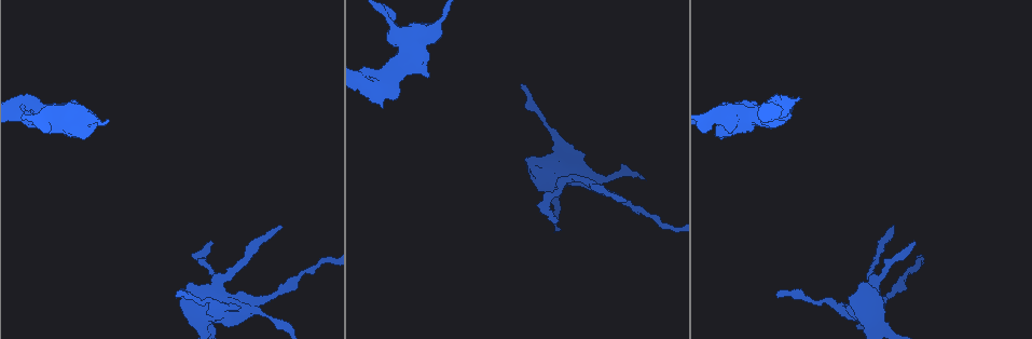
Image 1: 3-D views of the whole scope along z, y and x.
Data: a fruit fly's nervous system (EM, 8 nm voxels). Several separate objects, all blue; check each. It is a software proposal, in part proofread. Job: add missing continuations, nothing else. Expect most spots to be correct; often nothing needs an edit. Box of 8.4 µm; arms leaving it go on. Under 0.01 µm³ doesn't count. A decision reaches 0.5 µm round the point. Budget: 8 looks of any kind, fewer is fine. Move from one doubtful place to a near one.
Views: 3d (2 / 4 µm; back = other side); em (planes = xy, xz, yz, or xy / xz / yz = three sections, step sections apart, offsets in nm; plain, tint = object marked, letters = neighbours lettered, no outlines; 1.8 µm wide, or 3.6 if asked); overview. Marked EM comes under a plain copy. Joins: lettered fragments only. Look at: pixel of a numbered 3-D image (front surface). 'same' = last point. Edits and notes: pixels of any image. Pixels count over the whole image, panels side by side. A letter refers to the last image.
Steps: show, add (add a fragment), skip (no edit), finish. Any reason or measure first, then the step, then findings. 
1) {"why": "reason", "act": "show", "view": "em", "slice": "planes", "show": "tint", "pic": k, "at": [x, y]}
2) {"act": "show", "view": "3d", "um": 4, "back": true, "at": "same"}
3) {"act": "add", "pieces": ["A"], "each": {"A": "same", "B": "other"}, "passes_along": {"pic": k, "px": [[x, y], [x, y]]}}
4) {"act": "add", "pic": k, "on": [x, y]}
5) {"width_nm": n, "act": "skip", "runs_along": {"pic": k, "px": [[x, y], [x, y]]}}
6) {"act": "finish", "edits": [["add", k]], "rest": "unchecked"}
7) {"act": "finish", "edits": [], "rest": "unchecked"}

{"why": "tapers out", "act": "show", "view": "3d", "um": 2, "pic": 1, "at": [913, 241]}

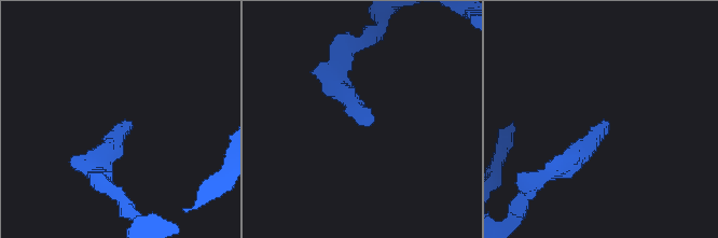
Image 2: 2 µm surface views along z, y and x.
{"act": "show", "view": "em", "slice": "planes", "show": "letters", "pic": 2, "at": [364, 126]}

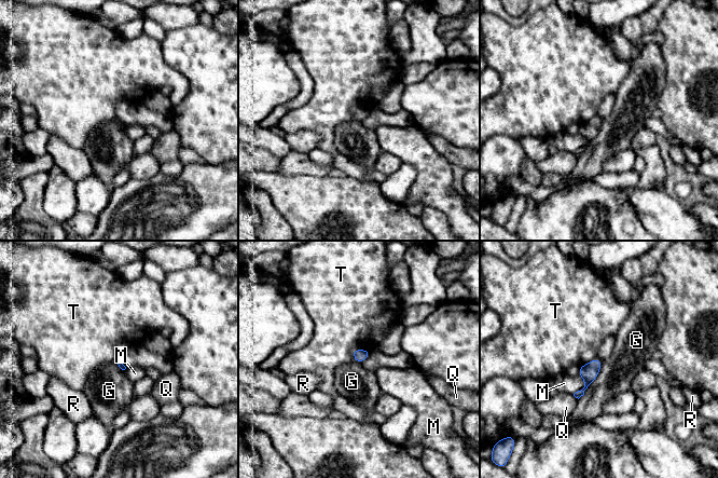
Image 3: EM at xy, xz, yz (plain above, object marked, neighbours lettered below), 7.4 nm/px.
{"act": "skip", "each": {"G": "other", "M": "other", "Q": "other", "R": "other", "T": "other"}, "border": {"pic": 3, "px": [[602, 362], [596, 378], [578, 399]]}, "found": "none of them fits"}

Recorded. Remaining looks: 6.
{"why": "thin end", "act": "show", "view": "em", "slice": "yz", "step": 4, "show": "tint", "pic": 1, "at": [279, 225]}

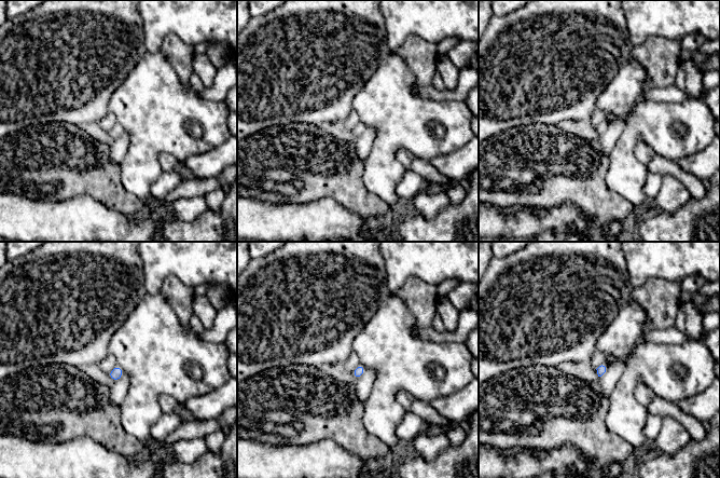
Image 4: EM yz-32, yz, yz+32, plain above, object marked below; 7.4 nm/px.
{"why": "another direction", "act": "show", "view": "em", "slice": "planes", "show": "letters", "at": "same"}

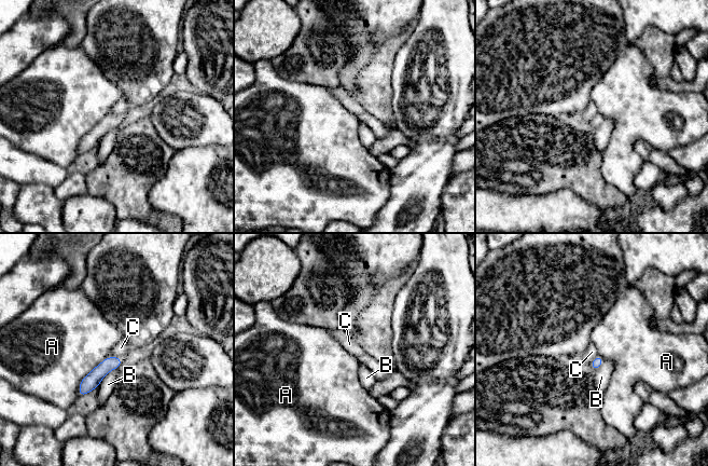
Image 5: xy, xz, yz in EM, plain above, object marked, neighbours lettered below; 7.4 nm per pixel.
{"act": "skip", "each": {"A": "other", "B": "other", "C": "other"}, "found": "no lettered fragment goes on from it"}

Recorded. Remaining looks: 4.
{"why": "thick turns thin", "act": "show", "view": "3d", "um": 2, "pic": 1, "at": [94, 121]}

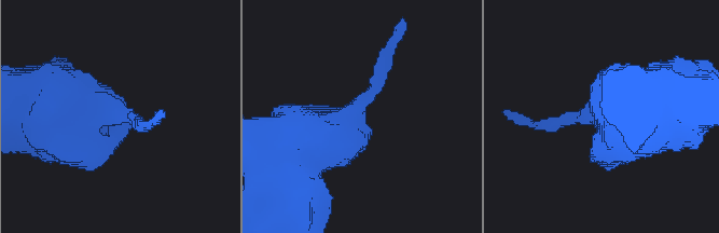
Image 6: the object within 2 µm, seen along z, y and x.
{"why": "shape alone is not enough", "act": "show", "view": "em", "slice": "planes", "show": "letters", "pic": 6, "at": [364, 98]}

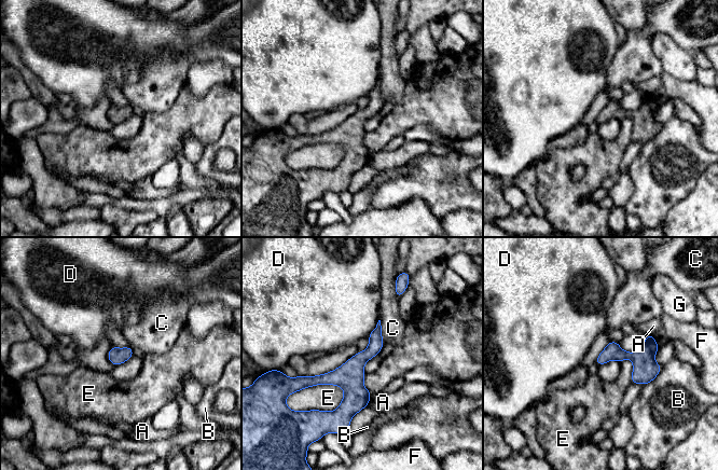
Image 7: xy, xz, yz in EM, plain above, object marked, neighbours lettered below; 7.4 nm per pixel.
{"longest_contact_nm": ["E", 380], "act": "skip", "each": {"A": "other", "B": "other", "C": "other", "D": "other", "E": "other", "F": "other", "G": "other"}, "runs_along": {"pic": 7, "px": [[378, 328], [353, 369], [346, 420]]}, "found": "no lettered fragment goes on from it"}

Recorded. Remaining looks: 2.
{"act": "finish", "edits": [], "rest": "unchecked"}

